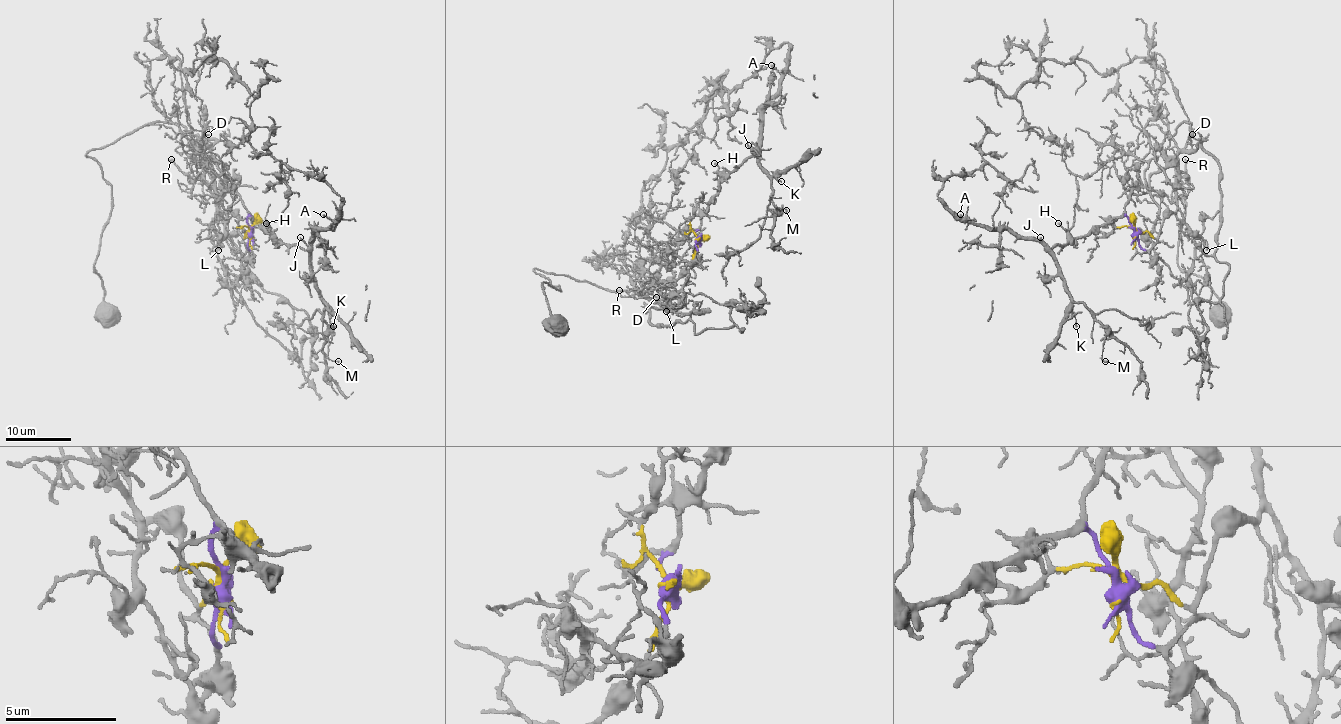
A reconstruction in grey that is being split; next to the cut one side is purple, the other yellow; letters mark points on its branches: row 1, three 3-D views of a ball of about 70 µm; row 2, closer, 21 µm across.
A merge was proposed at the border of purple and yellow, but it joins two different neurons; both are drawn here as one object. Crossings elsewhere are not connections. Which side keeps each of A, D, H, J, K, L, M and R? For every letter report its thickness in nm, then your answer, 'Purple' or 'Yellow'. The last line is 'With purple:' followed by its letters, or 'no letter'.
A: Thickness 120 nm. Purple
D: Thickness 130 nm. Yellow
H: Thickness 120 nm. Purple
J: Thickness 130 nm. Purple
K: Thickness 100 nm. Purple
L: Thickness 110 nm. Yellow
M: Thickness 100 nm. Purple
R: Thickness 180 nm. Yellow
With purple: A, H, J, K, M

